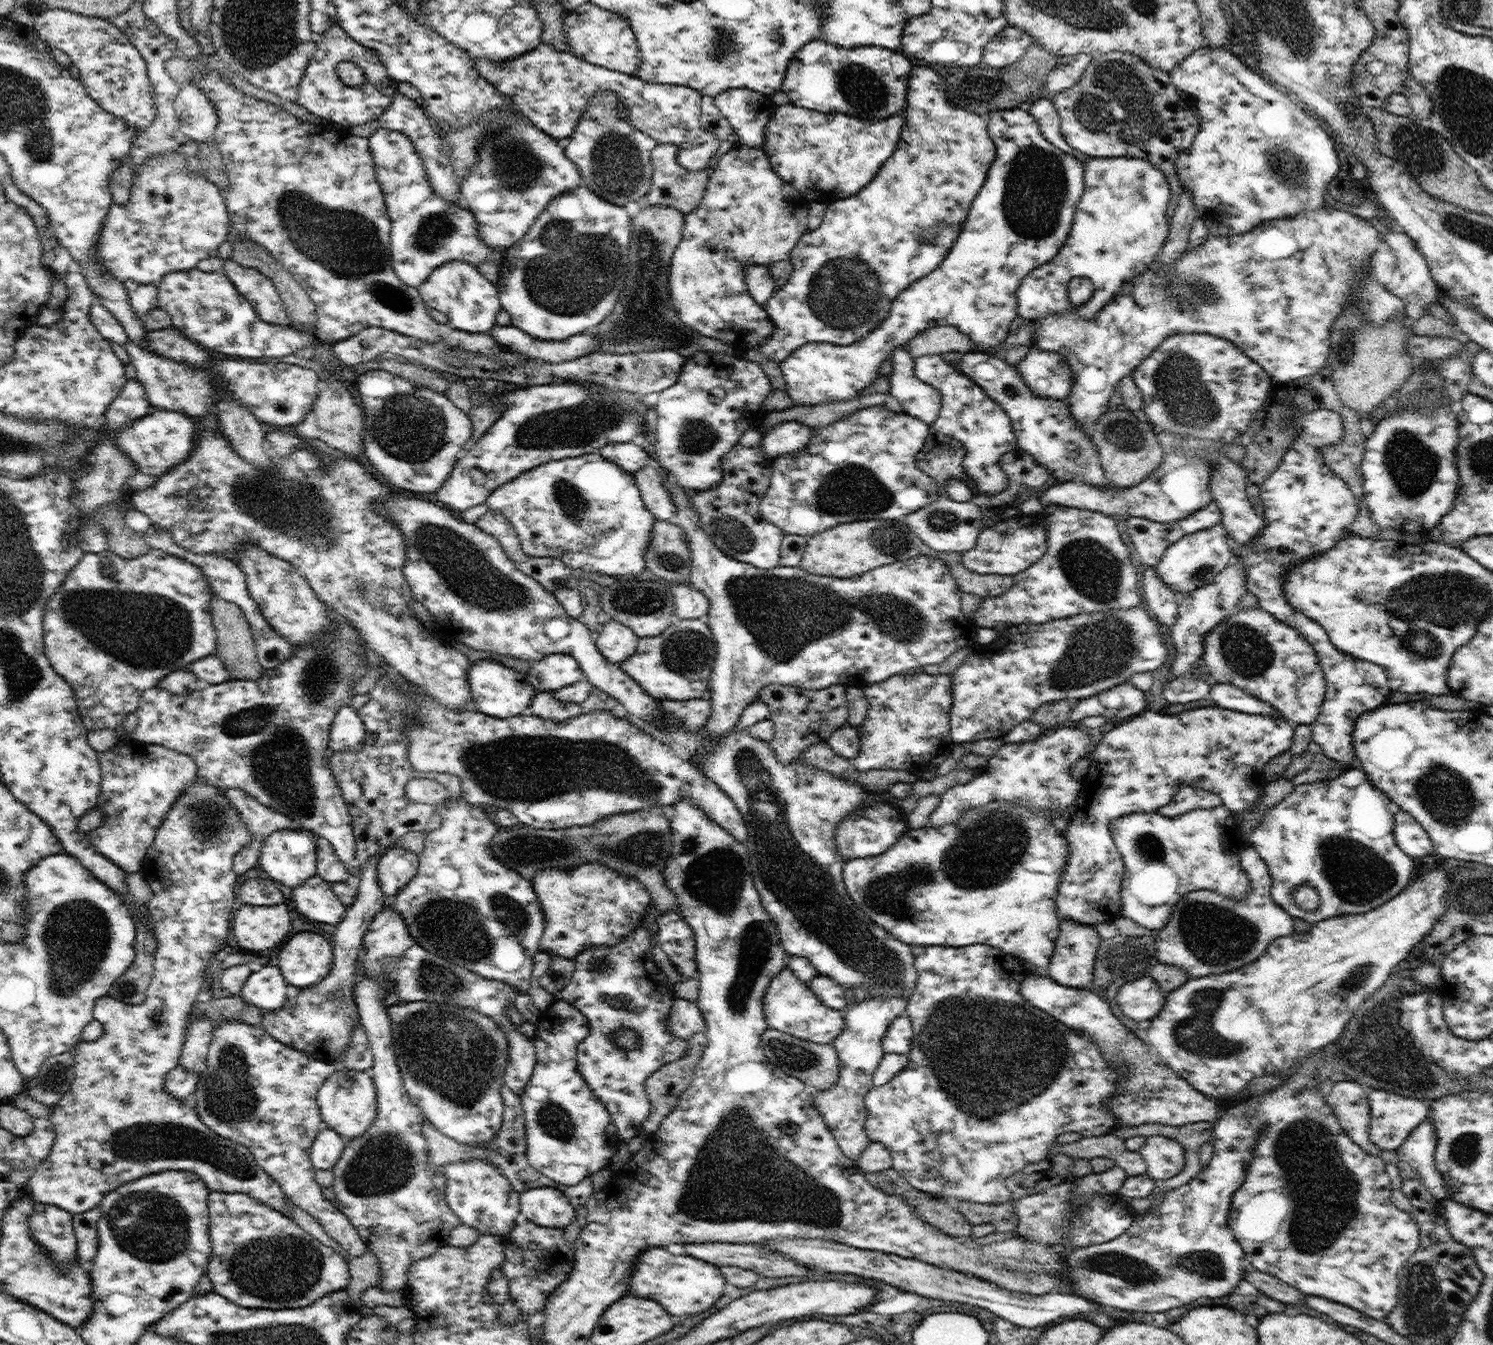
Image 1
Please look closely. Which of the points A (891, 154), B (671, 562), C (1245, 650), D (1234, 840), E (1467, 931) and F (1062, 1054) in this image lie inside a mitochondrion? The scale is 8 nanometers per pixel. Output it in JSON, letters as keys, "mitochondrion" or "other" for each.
{"A":"other","B":"mitochondrion","C":"mitochondrion","D":"other","E":"other","F":"mitochondrion"}

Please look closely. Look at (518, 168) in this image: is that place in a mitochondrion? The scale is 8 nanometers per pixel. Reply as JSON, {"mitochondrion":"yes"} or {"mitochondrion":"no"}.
{"mitochondrion":"yes"}

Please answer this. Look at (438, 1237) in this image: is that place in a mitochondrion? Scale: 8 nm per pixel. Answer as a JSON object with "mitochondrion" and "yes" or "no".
{"mitochondrion":"no"}

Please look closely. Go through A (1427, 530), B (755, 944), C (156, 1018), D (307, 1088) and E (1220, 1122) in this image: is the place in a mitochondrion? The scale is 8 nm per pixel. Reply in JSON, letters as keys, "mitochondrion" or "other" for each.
{"A":"other","B":"mitochondrion","C":"mitochondrion","D":"other","E":"other"}

